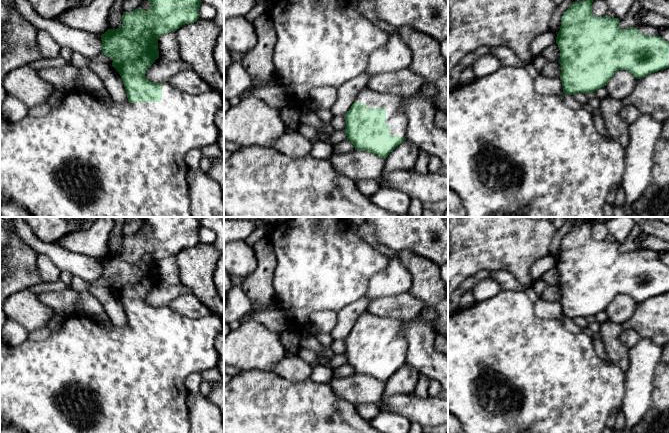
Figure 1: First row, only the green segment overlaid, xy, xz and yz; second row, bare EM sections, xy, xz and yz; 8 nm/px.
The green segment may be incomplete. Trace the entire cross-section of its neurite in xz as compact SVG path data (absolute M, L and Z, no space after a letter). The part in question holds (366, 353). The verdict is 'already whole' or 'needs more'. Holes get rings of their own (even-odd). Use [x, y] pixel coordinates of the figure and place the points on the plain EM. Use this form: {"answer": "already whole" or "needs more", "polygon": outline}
{"answer": "needs more", "polygon": "M364 311L356 320L349 335L344 339L347 365L351 366L355 374L369 375L386 382L398 369L406 364L408 341L403 335L402 327L406 320L376 316Z"}

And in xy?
{"answer": "needs more", "polygon": "M145 217L144 222L147 222L151 229L151 232L148 235L145 235L140 231L138 231L137 233L131 236L123 236L122 250L119 253L114 253L114 254L108 253L104 258L100 260L102 264L102 278L107 279L113 284L112 290L117 293L117 295L121 300L128 321L127 326L117 327L112 325L111 327L104 327L98 323L99 321L96 318L92 318L83 314L75 314L73 316L65 318L63 327L57 332L52 332L50 336L45 340L33 341L27 339L23 343L17 346L10 346L8 344L5 344L3 341L0 341L0 428L14 427L25 433L190 433L191 425L190 425L189 411L187 406L188 392L185 386L185 379L187 378L188 375L192 373L197 373L197 372L201 373L205 370L209 370L217 367L219 362L219 355L215 348L215 340L223 329L222 317L212 313L206 317L202 317L198 319L189 318L175 312L168 305L162 307L151 306L146 302L145 297L148 294L148 292L155 286L155 284L159 282L158 262L163 258L172 255L175 256L177 253L179 253L185 248L196 246L199 243L199 232L202 225L200 224L200 221L197 219L197 217Z"}

